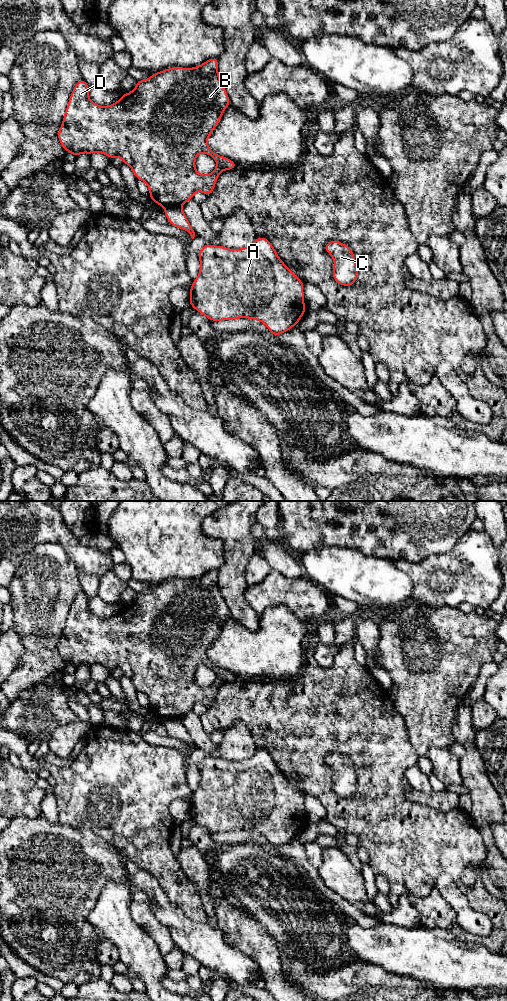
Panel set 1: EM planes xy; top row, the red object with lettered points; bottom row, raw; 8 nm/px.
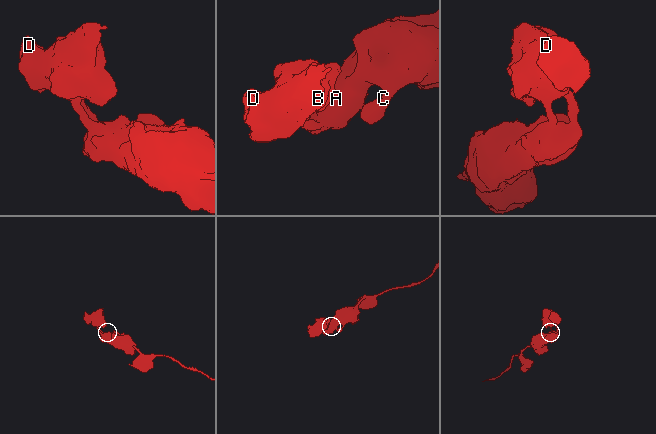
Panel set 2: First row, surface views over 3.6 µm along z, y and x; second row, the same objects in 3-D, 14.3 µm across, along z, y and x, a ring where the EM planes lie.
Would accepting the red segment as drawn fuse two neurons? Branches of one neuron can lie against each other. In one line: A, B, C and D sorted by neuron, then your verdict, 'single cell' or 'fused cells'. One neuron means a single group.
groups A C / B D; fused cells

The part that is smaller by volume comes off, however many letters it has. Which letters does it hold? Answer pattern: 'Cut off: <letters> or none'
Cut off: B, D

